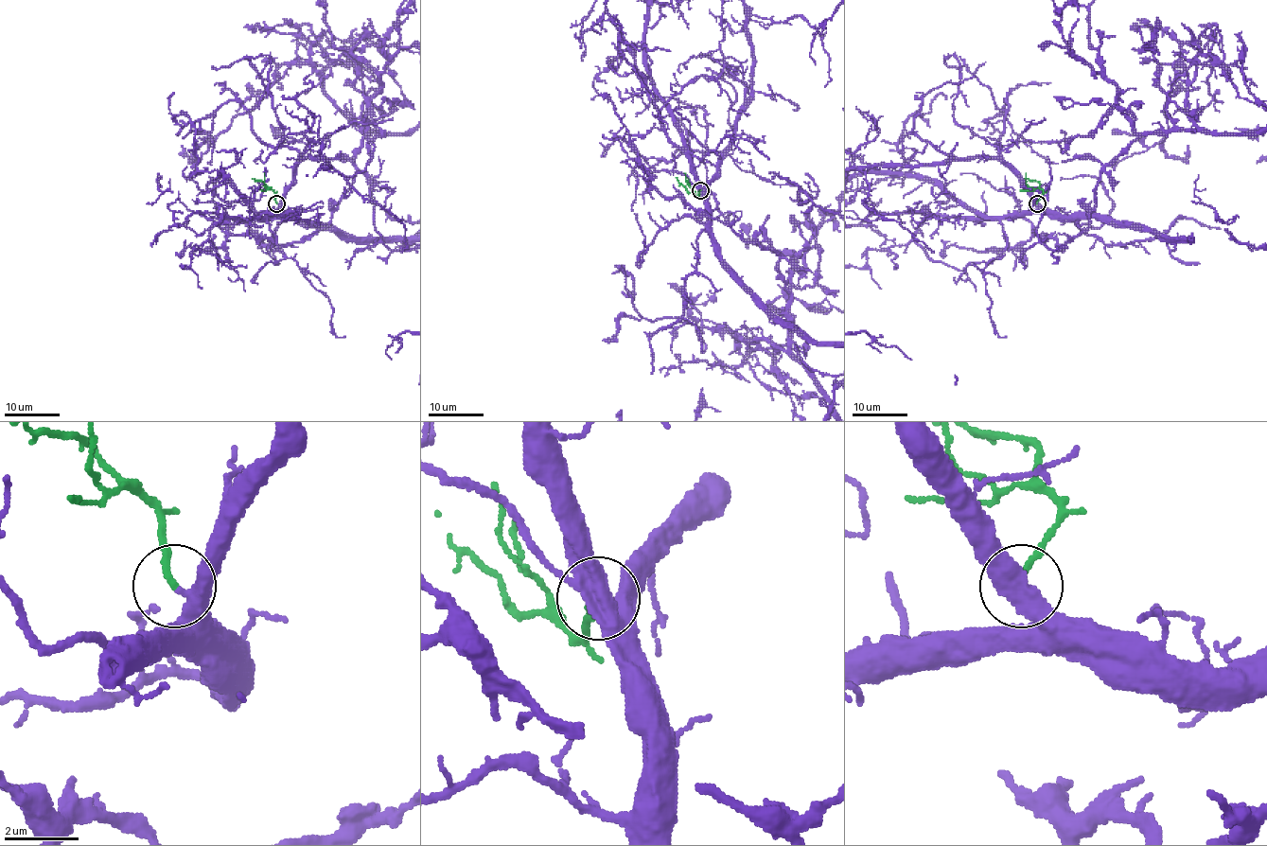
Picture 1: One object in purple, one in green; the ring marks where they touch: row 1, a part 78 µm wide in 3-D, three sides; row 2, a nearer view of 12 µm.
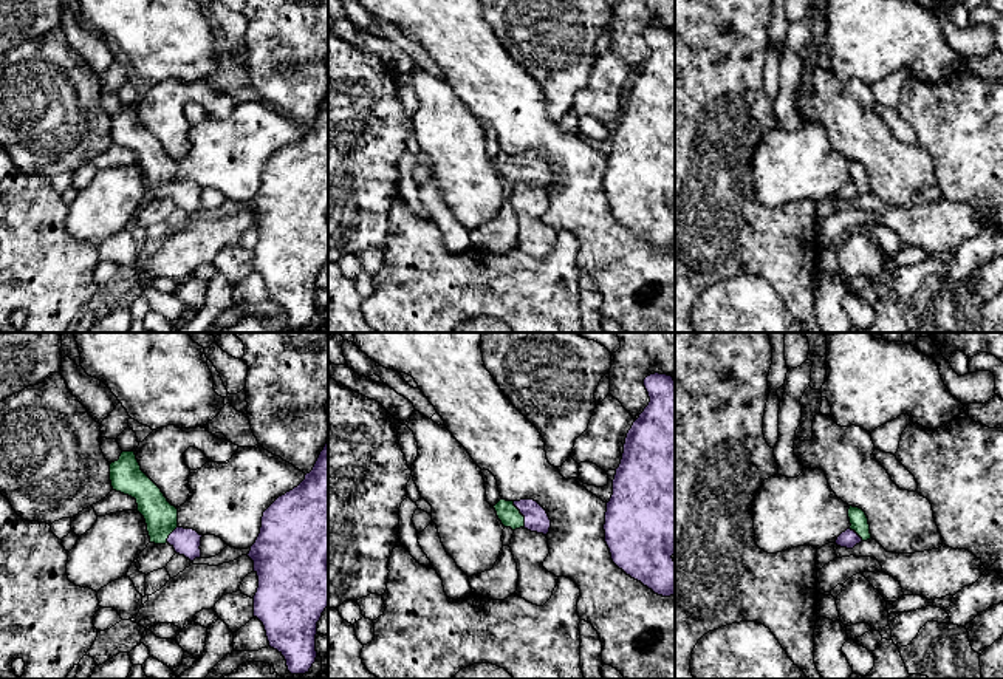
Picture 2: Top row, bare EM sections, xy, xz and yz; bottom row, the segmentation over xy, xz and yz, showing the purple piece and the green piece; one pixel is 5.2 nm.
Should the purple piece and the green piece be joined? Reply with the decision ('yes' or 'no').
yes

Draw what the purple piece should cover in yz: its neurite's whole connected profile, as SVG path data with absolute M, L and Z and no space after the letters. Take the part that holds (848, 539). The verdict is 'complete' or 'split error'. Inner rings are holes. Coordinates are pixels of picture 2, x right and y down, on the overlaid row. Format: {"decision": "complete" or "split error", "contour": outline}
{"decision": "split error", "contour": "M850 506L848 518L851 526L837 537L836 544L853 549L856 544L870 540L871 534L868 518L862 509Z"}

